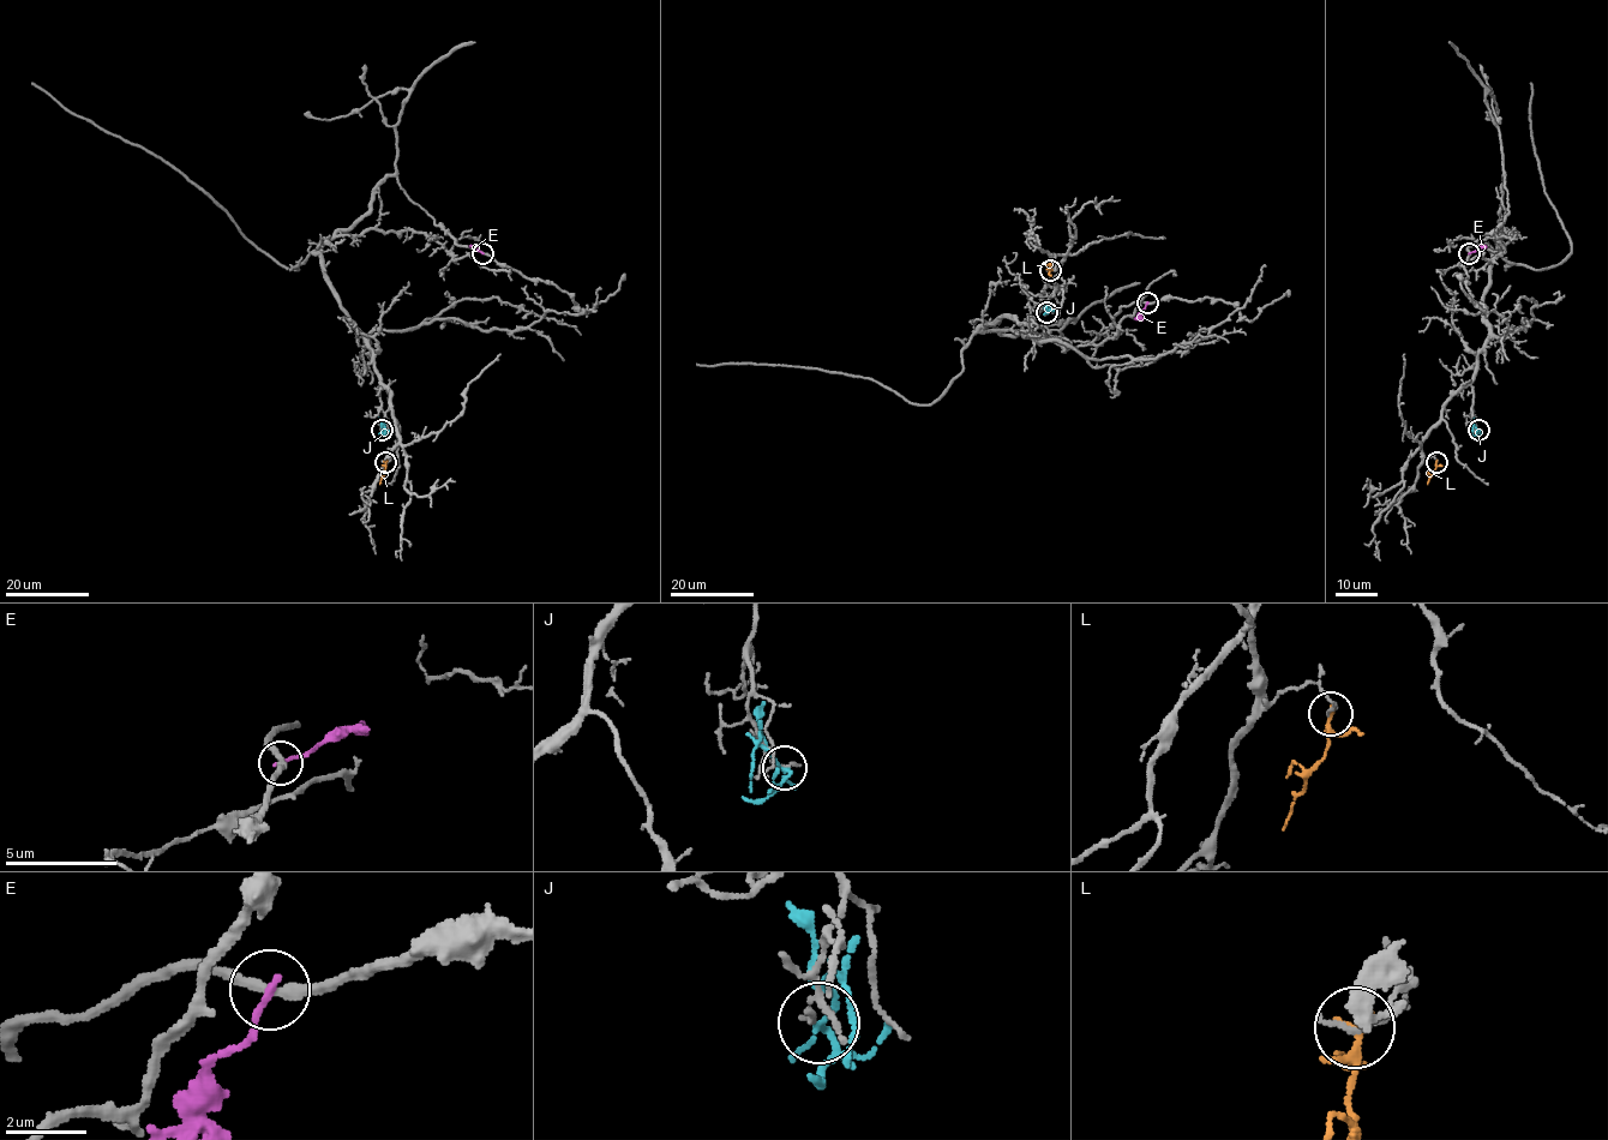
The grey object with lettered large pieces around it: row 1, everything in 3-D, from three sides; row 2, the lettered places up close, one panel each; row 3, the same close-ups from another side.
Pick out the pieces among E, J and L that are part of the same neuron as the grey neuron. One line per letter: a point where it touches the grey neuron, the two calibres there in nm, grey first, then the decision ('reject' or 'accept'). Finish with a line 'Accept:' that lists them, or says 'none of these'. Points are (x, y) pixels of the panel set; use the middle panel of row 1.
E: (1147, 302) | 240/180 nm | reject
J: (1046, 312) | 160/130 nm | reject
L: (1050, 270) | 150/160 nm | reject
Accept: none of these

